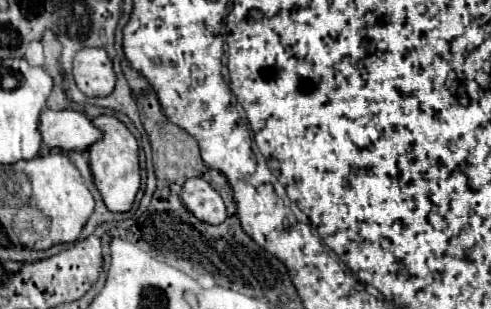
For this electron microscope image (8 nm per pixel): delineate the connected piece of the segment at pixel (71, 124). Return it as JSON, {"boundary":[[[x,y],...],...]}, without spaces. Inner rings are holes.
{"boundary":[[[65,108],[65,110],[43,110],[41,112],[41,136],[43,136],[43,144],[53,148],[53,146],[61,146],[63,150],[87,150],[91,144],[95,144],[97,140],[103,138],[101,130],[97,126],[93,126],[93,122],[81,112],[81,110],[73,110],[73,108]]]}

